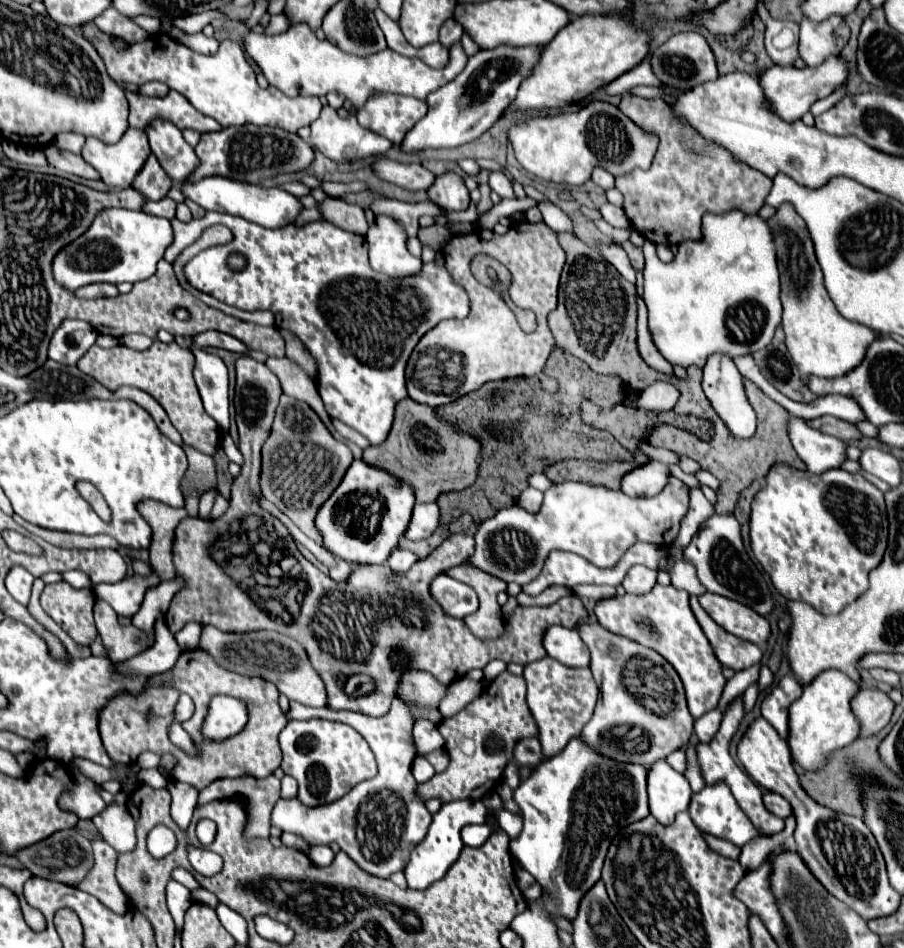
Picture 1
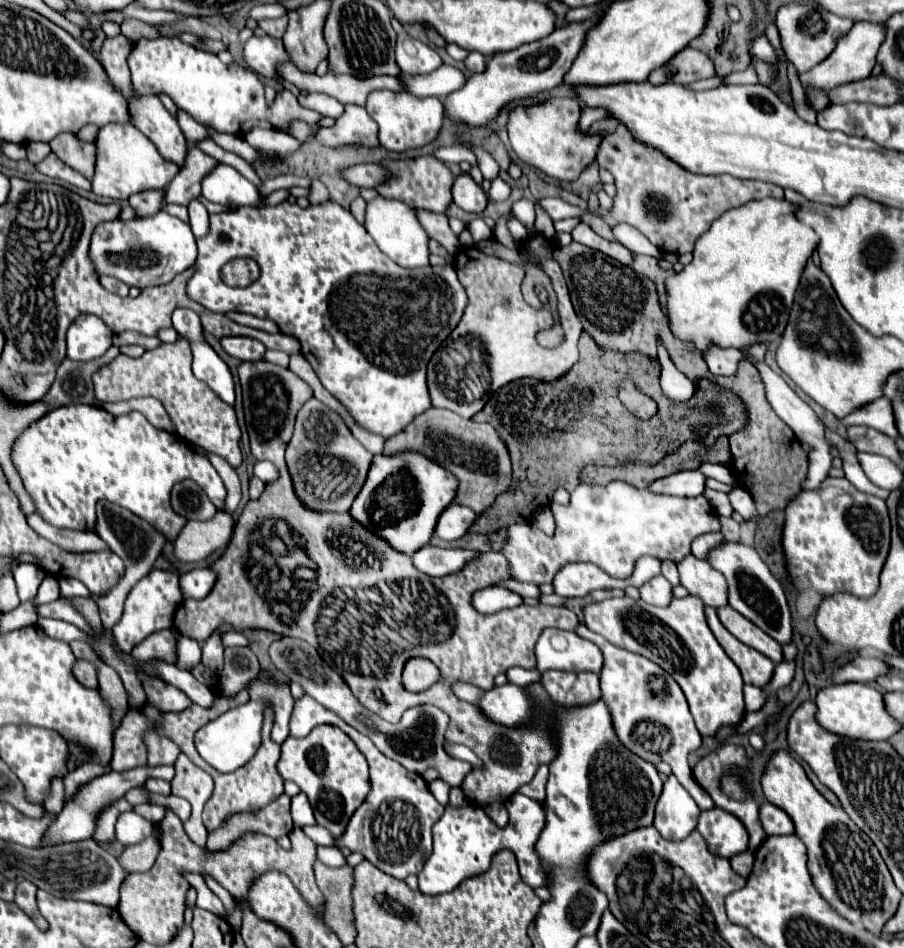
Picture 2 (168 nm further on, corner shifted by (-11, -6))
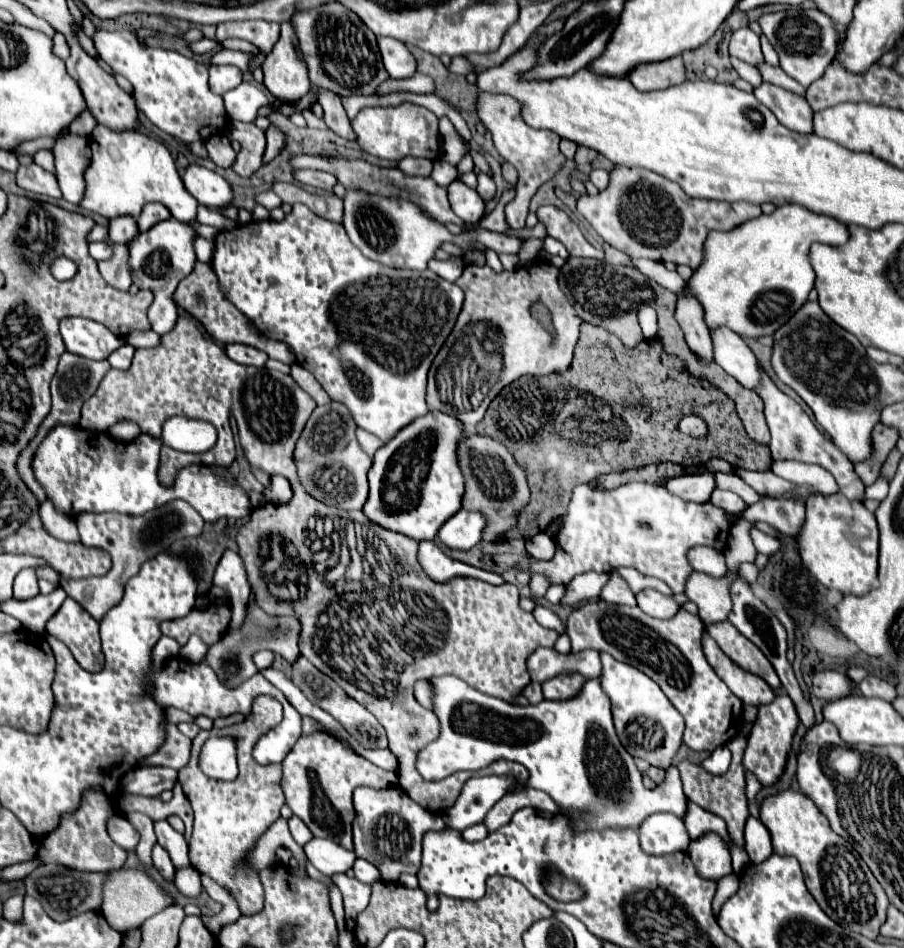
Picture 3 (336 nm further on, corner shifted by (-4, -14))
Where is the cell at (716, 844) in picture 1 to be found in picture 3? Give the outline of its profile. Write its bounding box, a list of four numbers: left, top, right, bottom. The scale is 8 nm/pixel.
[713,875,739,917]

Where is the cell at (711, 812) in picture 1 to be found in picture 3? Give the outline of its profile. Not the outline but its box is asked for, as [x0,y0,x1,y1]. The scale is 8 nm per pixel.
[687,833,731,881]

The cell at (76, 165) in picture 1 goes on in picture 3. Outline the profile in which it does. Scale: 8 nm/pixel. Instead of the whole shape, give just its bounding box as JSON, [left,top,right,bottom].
[17,163,61,199]

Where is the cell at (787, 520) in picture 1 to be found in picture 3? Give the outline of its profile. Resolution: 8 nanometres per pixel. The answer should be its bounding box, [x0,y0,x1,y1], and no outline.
[797,493,879,595]

